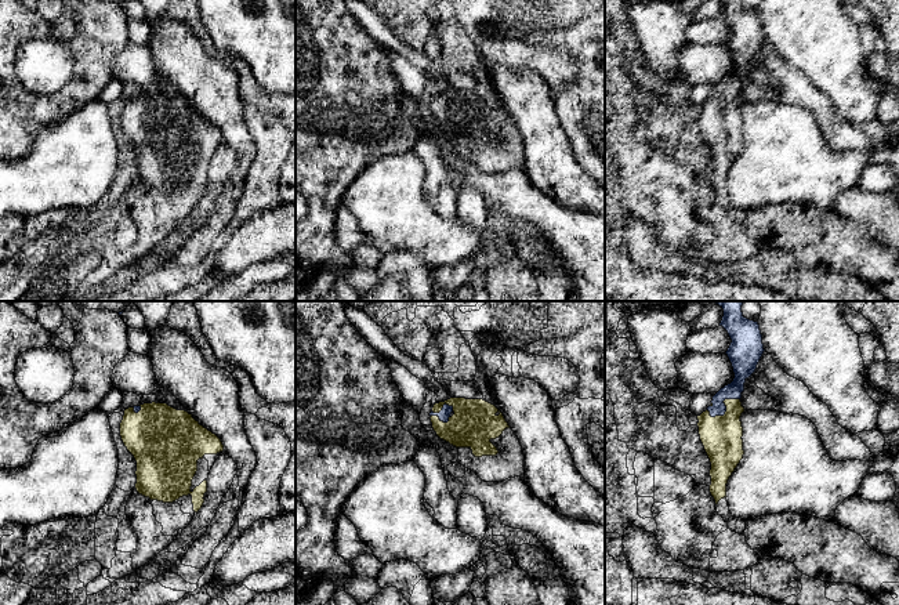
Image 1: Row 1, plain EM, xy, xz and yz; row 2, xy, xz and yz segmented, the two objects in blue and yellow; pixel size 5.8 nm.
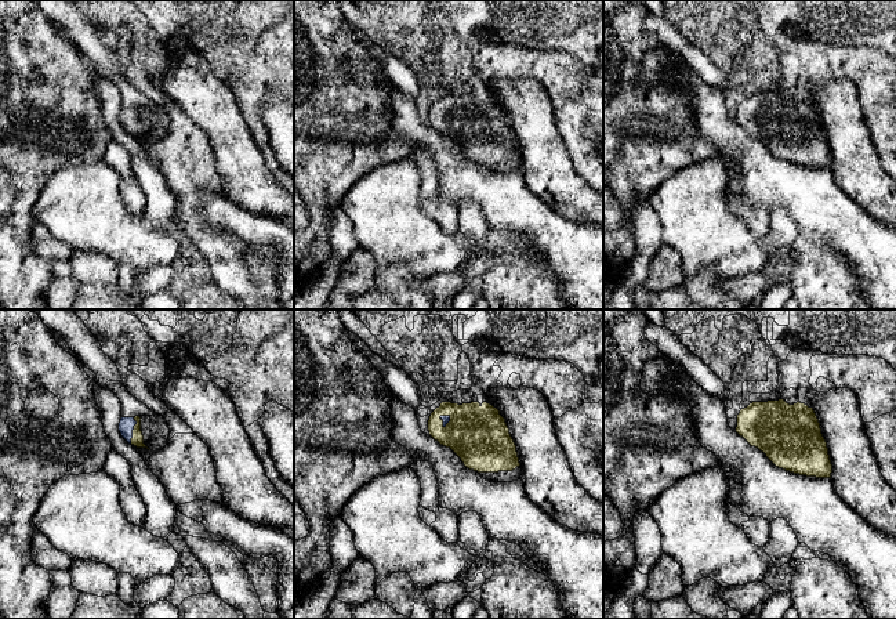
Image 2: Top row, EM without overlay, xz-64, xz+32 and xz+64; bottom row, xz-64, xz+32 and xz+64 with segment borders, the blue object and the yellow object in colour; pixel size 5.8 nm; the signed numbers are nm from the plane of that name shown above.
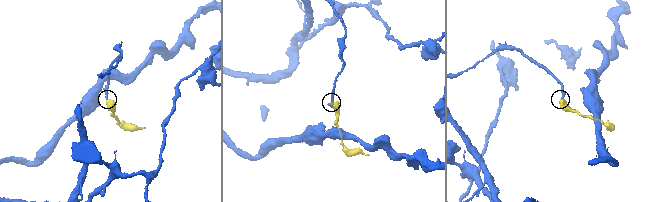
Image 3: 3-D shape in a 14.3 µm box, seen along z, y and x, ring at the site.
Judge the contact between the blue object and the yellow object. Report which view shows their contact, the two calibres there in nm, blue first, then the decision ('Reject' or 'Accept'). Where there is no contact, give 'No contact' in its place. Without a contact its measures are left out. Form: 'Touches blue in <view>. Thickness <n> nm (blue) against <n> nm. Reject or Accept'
Touches blue in xz. Thickness 70 nm (blue) against 260 nm. Accept

